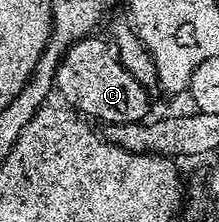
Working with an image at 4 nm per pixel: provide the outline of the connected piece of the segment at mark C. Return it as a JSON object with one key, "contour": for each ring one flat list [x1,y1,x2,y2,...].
{"contour":[[92,34,90,36,86,36,85,39,79,40,78,43,75,45,72,45,71,48,68,49,66,55,63,56,62,63,59,64,59,70,57,74,55,75,55,88,57,89,57,92,60,92,61,95,64,96,67,100,75,100,74,107,78,109,80,113,88,114,87,112,92,112,93,115,96,116,97,119,99,119,99,122,102,122,103,124,128,124,129,122,143,122,148,119,149,113,147,111,150,110,151,104,149,101,147,101,147,96,149,96,148,89,144,88,143,84,137,80,125,68,123,63,119,61,119,53,115,51,114,47,110,43,107,44,103,40,98,40,98,35]]}

